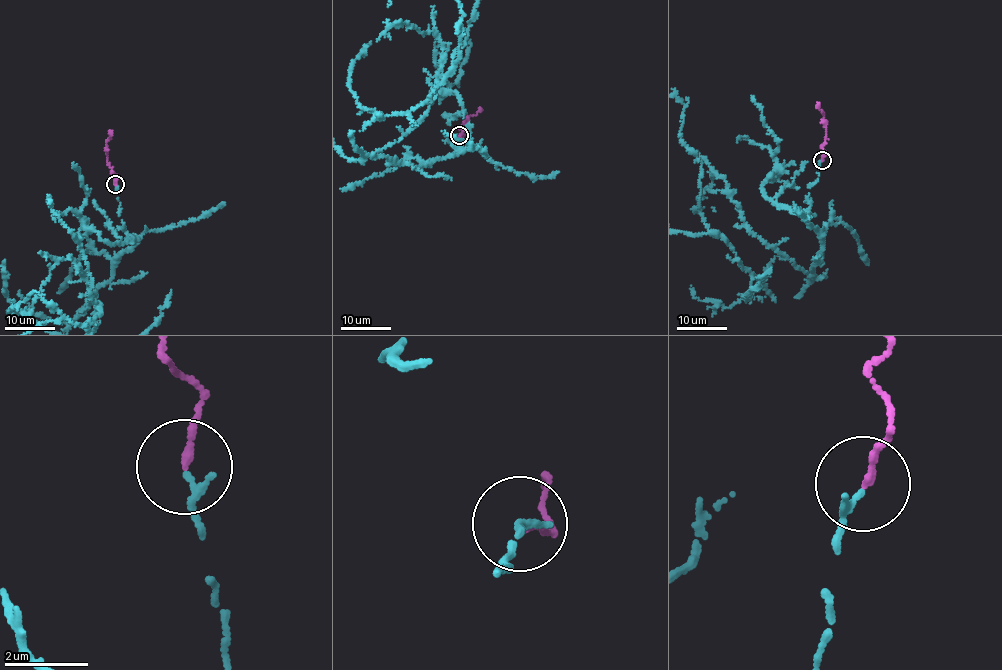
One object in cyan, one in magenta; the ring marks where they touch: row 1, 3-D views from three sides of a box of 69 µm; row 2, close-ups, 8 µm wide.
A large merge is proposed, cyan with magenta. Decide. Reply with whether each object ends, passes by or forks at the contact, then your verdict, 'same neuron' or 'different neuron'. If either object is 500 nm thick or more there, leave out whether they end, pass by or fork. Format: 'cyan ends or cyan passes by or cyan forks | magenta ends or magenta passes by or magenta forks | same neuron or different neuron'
cyan ends | magenta ends | same neuron

